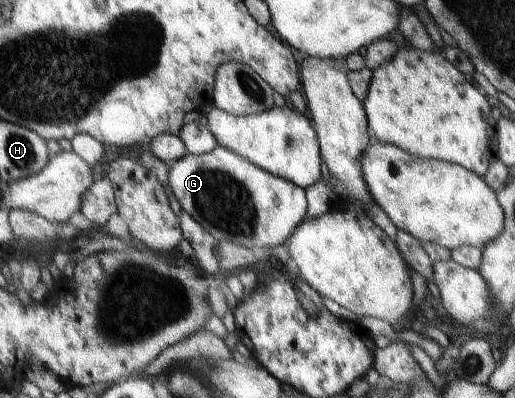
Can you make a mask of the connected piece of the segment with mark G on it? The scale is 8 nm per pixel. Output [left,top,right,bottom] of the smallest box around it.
[167,146,308,249]

